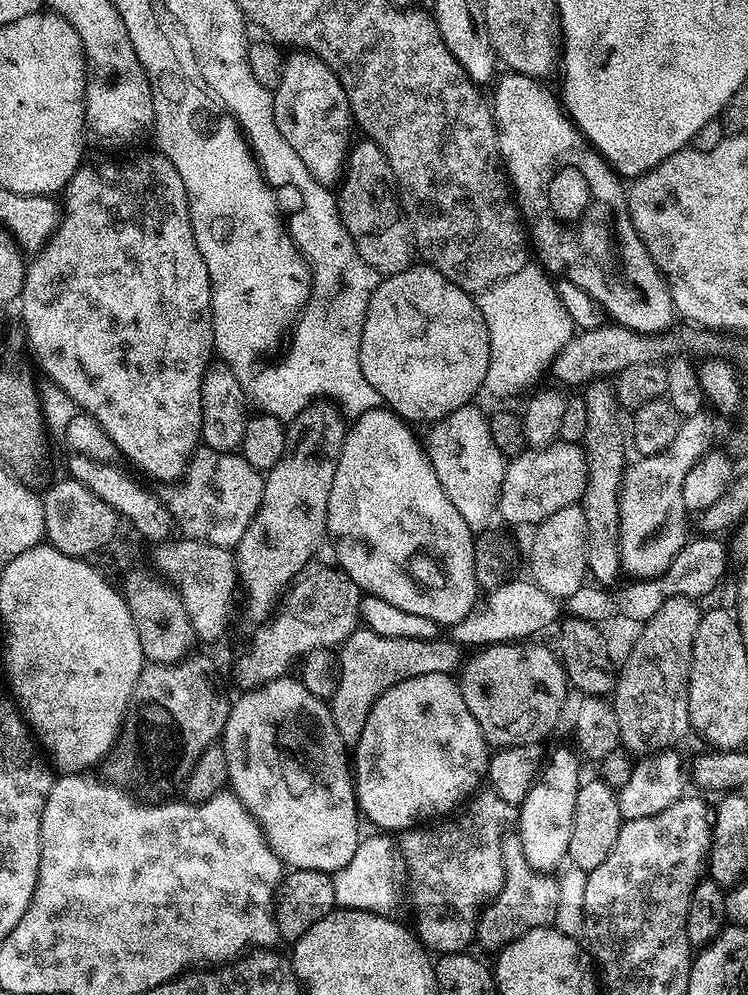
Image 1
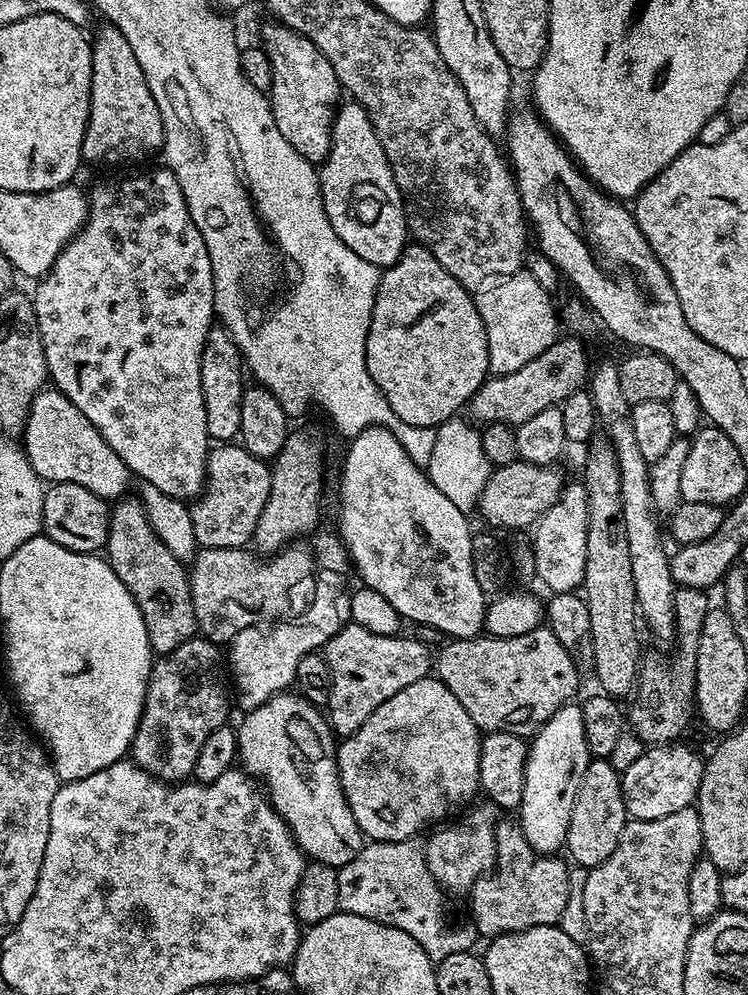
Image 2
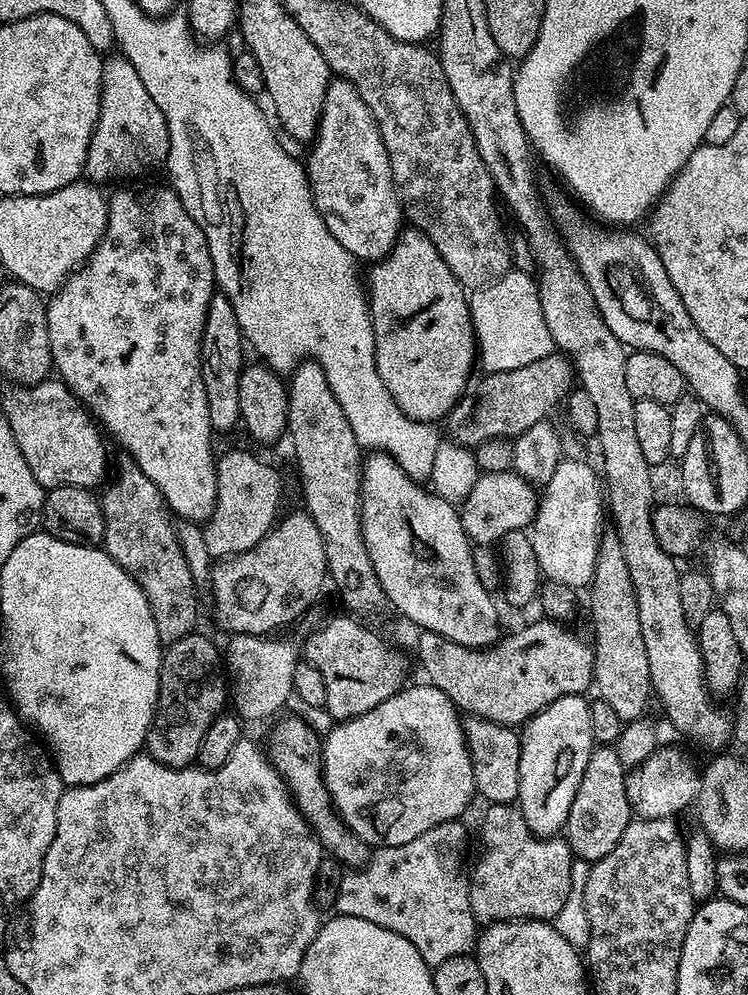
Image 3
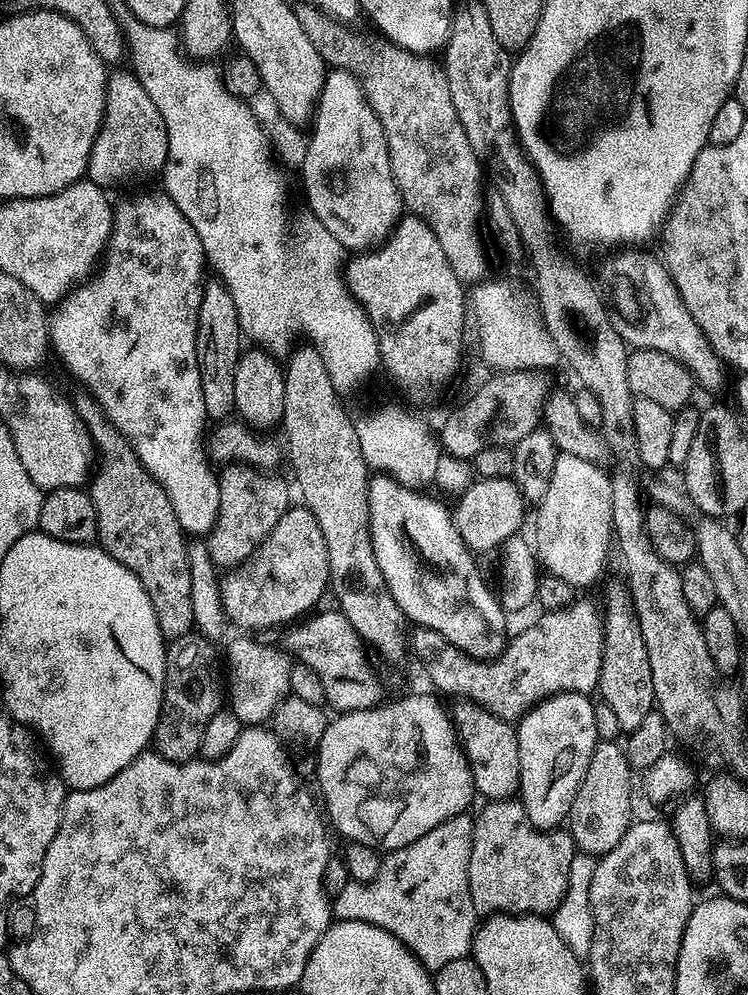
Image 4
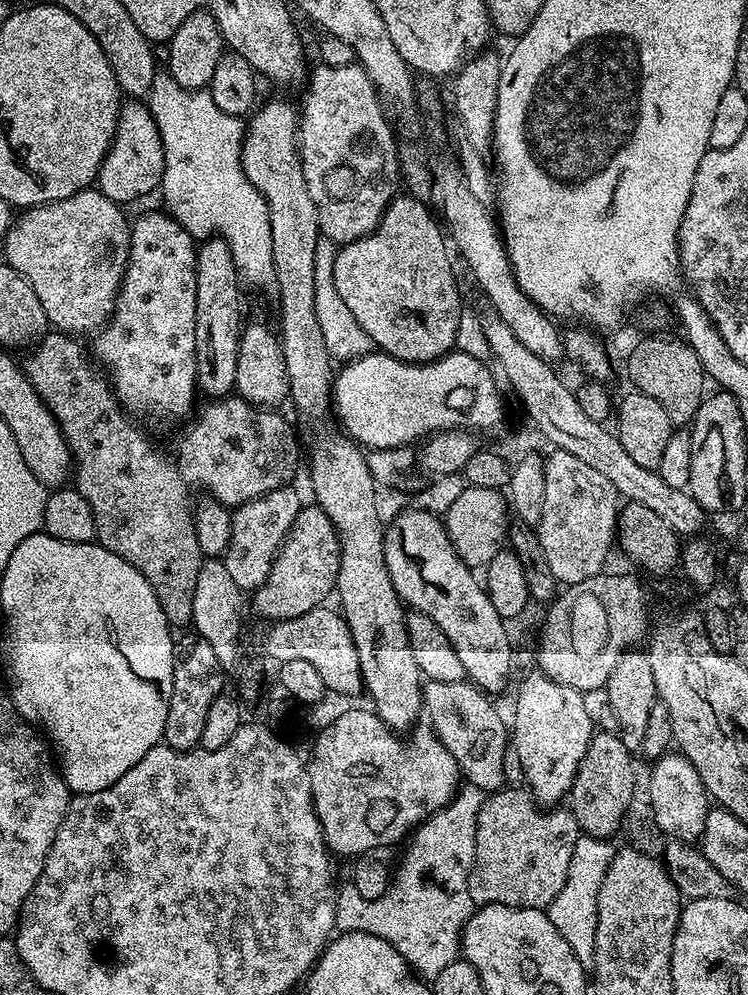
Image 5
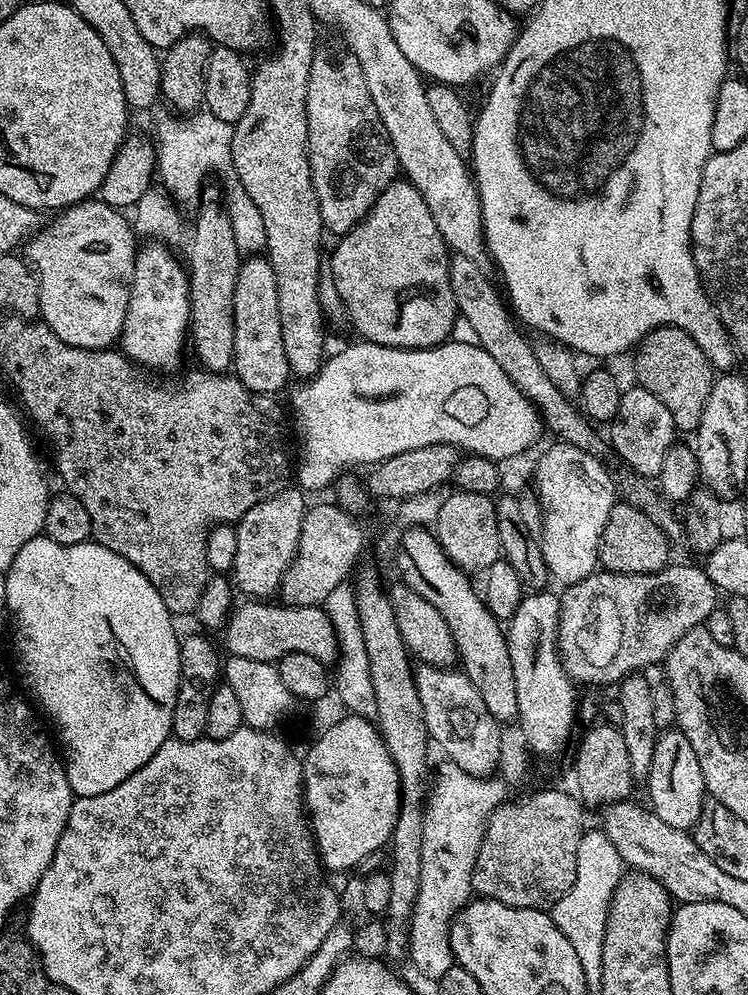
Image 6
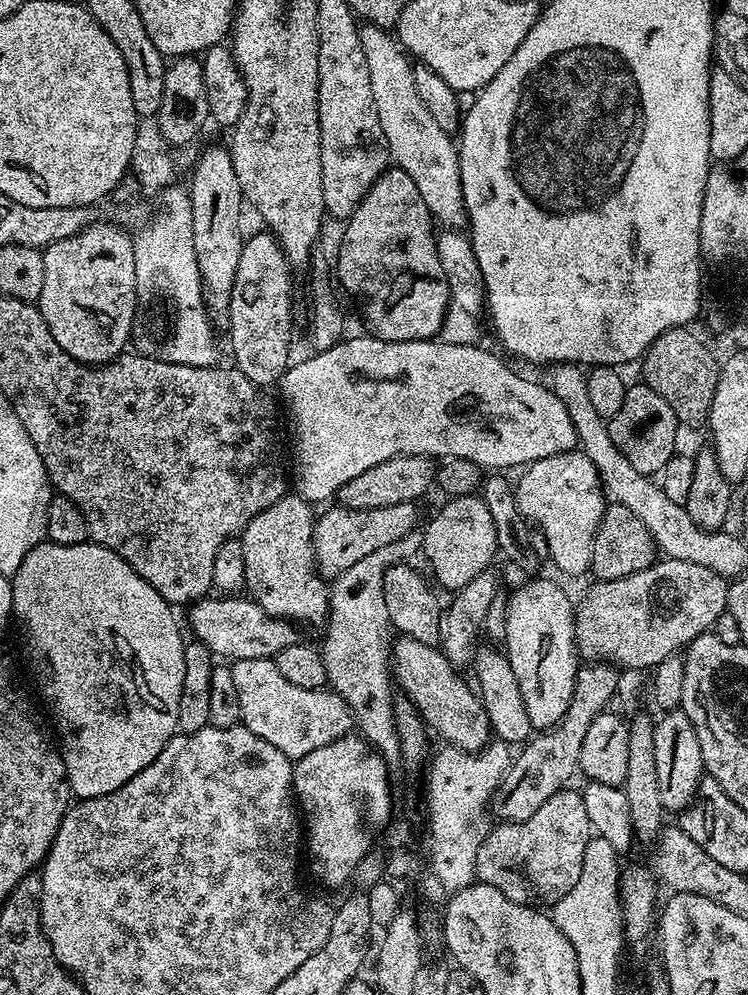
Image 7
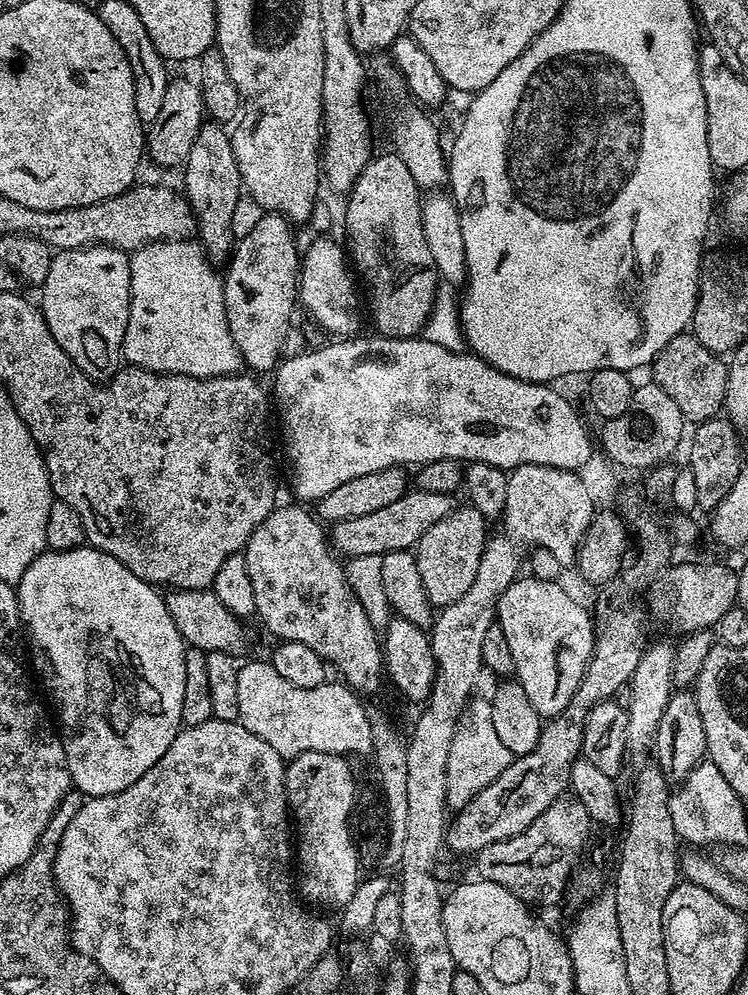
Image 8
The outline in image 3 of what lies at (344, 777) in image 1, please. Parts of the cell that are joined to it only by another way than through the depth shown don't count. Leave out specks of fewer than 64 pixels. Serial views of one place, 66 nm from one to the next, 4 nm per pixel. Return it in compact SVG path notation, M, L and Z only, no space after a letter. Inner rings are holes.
M280 720L272 732L270 756L277 772L284 777L285 785L292 799L296 801L296 807L300 809L300 813L320 839L320 846L325 853L348 864L344 866L349 869L363 868L370 859L370 846L345 826L332 805L332 799L324 785L321 737L319 735L316 737L315 730L304 720Z

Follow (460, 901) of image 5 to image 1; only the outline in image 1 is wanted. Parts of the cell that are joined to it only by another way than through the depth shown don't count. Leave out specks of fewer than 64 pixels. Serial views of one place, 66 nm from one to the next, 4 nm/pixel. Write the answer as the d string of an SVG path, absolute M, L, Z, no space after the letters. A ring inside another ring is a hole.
M388 834L365 835L360 841L354 858L334 873L334 898L341 908L353 908L363 912L373 912L379 916L391 917L392 912L404 900L404 879L410 876L399 843Z

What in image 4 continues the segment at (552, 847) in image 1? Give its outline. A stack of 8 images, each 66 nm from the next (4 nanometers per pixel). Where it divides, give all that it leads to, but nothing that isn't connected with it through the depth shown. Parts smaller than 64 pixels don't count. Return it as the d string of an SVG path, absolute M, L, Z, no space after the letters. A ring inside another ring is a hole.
M558 692L533 704L515 725L520 767L518 799L536 828L559 829L567 821L568 811L574 802L574 794L578 794L578 786L582 786L582 778L586 778L586 766L590 766L590 758L598 743L594 726L596 704L588 700L591 699L583 692Z

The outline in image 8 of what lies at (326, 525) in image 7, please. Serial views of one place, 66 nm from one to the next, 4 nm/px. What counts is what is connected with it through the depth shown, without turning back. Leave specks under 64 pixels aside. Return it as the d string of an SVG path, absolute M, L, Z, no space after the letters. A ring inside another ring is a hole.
M419 490L405 492L398 502L390 502L390 506L382 506L382 510L374 510L374 514L362 514L362 518L338 520L330 528L330 544L341 557L383 556L386 552L411 549L420 543L422 534L434 526L434 522L442 522L452 513L454 500L446 493L428 493Z

